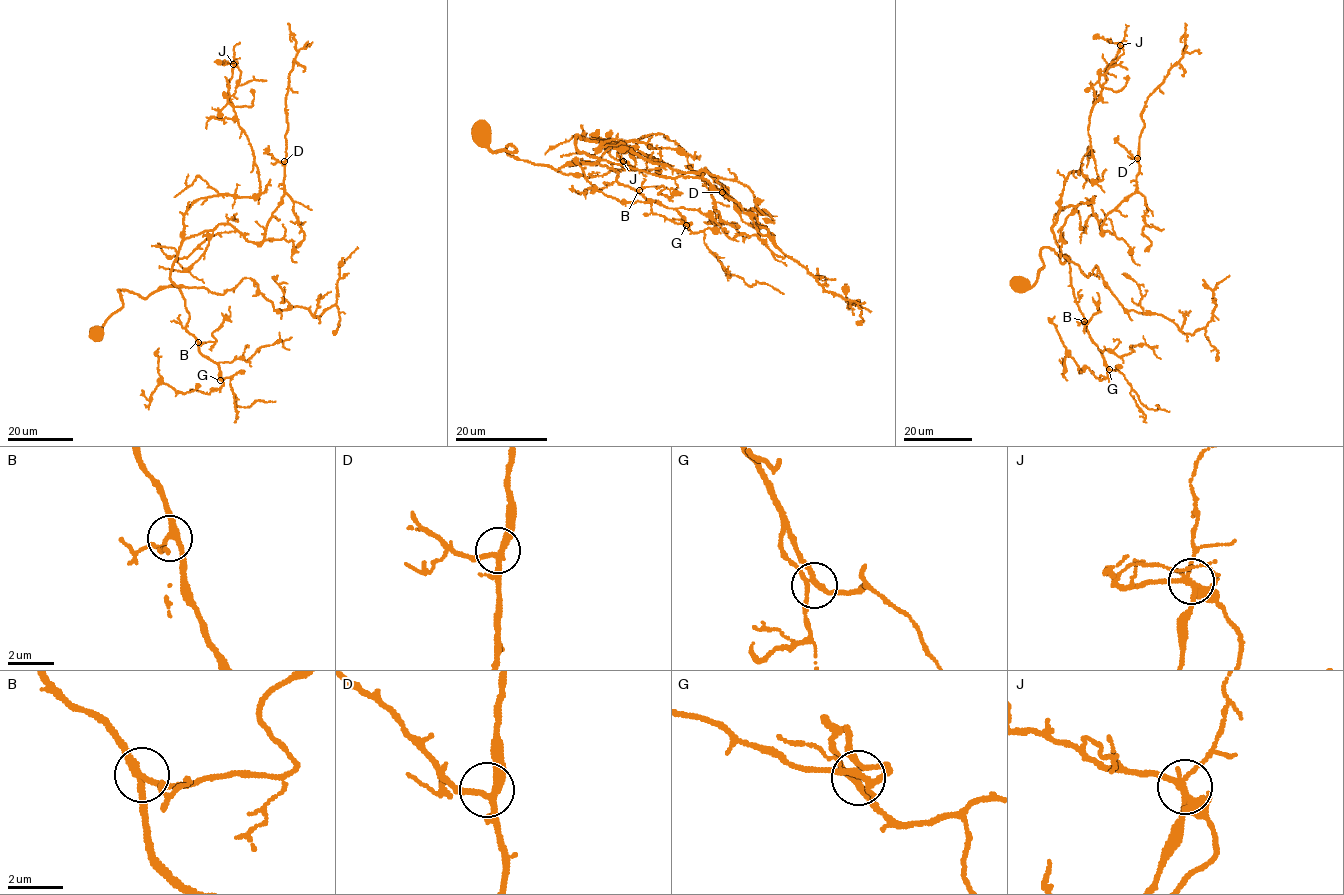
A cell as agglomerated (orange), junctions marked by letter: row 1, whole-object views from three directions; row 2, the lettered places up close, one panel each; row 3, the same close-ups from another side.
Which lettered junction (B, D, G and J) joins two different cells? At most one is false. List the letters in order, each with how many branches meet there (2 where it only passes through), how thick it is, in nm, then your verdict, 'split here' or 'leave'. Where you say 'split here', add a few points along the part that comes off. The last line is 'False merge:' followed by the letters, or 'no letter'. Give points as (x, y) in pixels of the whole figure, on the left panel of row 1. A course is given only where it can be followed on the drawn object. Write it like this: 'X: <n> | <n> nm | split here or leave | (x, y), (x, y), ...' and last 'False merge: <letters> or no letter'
B: 4 | 240 nm | leave
D: 4 | 200 nm | leave
G: 4 | 200 nm | leave
J: 4 | 200 nm | leave
False merge: no letter

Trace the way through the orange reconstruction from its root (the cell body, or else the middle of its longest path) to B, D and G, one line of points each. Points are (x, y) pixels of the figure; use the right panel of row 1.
B: (1018, 283), (1030, 287), (1035, 282), (1044, 265), (1042, 248), (1053, 250), (1062, 263), (1067, 256), (1084, 321)
D: (1018, 283), (1044, 247), (1069, 258), (1061, 209), (1089, 204), (1102, 232), (1137, 158)
G: (1018, 283), (1030, 287), (1035, 282), (1044, 247), (1053, 250), (1062, 263), (1069, 258), (1075, 302), (1109, 369)

